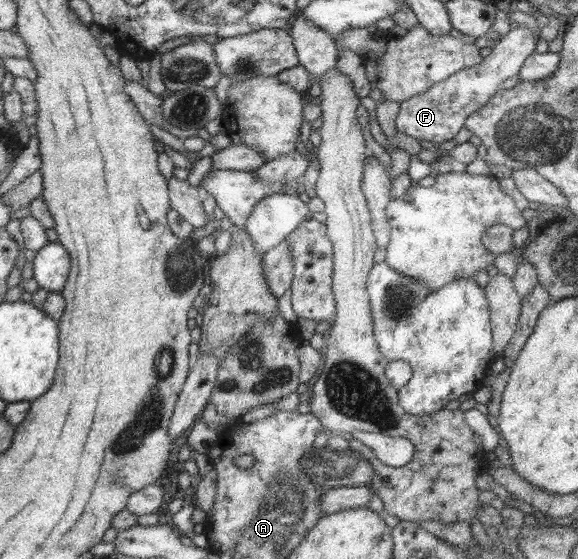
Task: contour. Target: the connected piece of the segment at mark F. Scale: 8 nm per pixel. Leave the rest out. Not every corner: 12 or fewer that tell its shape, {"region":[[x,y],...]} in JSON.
{"region":[[519,24],[484,62],[400,104],[396,128],[451,142],[536,51]]}

